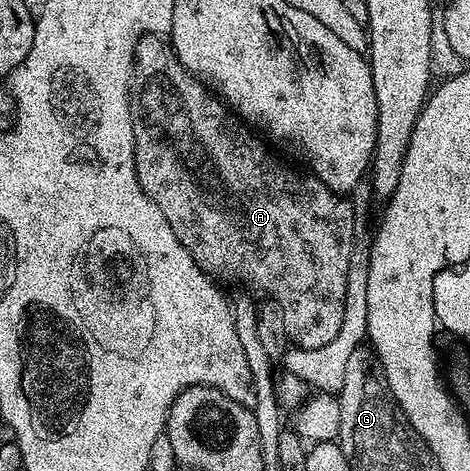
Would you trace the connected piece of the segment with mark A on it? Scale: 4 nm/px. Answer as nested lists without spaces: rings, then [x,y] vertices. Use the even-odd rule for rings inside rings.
[[[146,35],[137,42],[133,50],[133,75],[129,80],[129,110],[133,116],[133,134],[135,135],[135,171],[143,191],[163,211],[163,219],[171,223],[171,231],[175,231],[175,239],[187,247],[188,253],[199,268],[218,283],[225,281],[242,281],[250,290],[258,289],[268,300],[274,301],[283,311],[283,323],[294,346],[304,351],[324,347],[335,335],[343,322],[344,299],[347,294],[347,267],[351,257],[353,239],[353,202],[348,196],[333,193],[317,177],[308,172],[296,173],[289,165],[284,165],[277,157],[269,154],[266,142],[250,126],[244,124],[240,117],[197,78],[192,77],[179,63],[172,44],[164,36]]]

